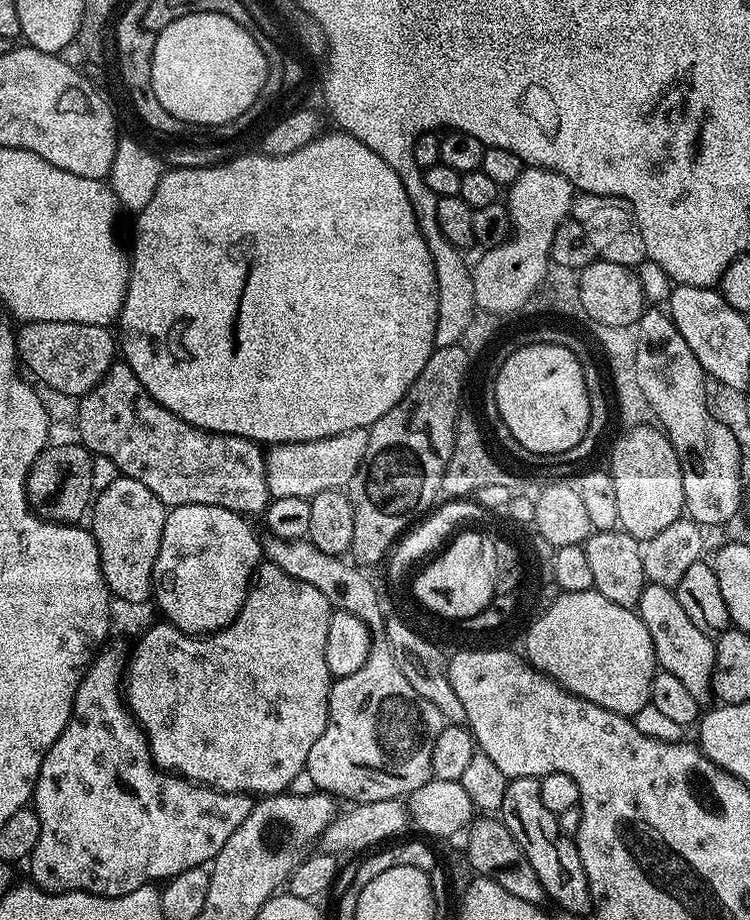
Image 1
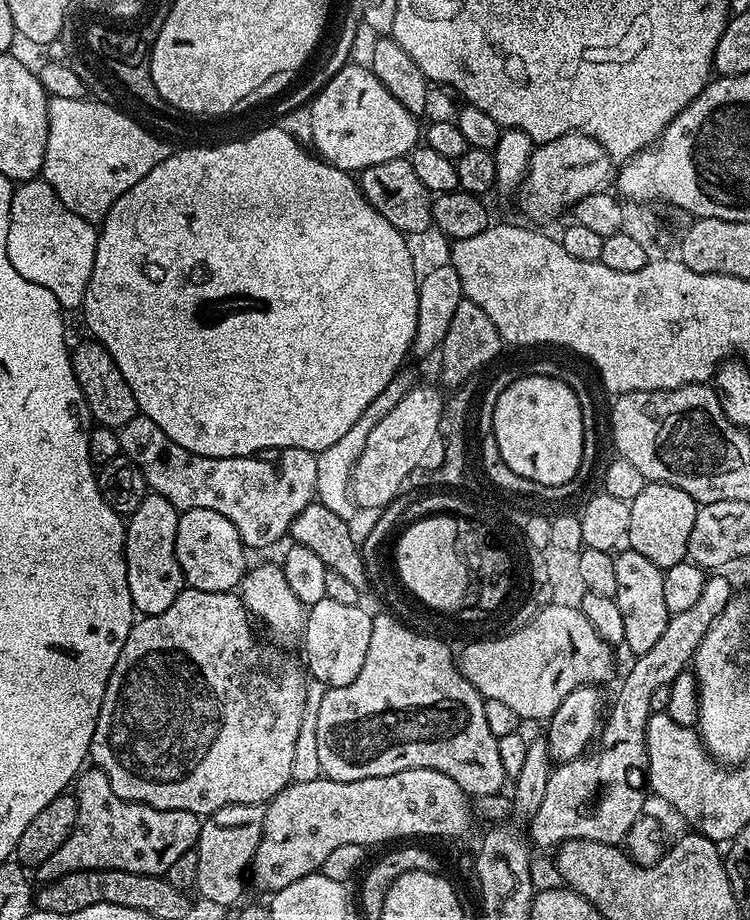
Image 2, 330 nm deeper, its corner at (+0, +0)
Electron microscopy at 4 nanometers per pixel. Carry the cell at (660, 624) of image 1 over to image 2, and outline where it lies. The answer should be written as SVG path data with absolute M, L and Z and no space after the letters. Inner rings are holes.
M625 547L615 553L614 570L618 581L615 602L618 610L622 610L622 623L626 626L623 647L629 648L632 654L650 650L665 630L669 614L662 595L662 578L664 569L654 566L650 558L638 554L633 548Z

